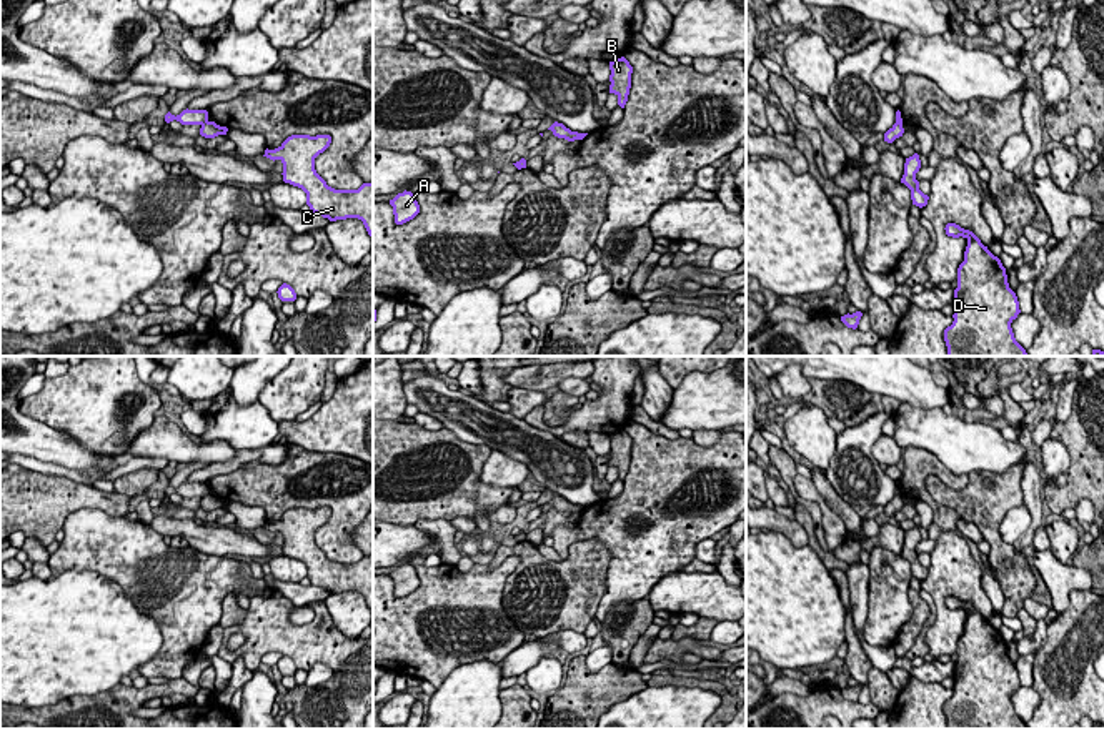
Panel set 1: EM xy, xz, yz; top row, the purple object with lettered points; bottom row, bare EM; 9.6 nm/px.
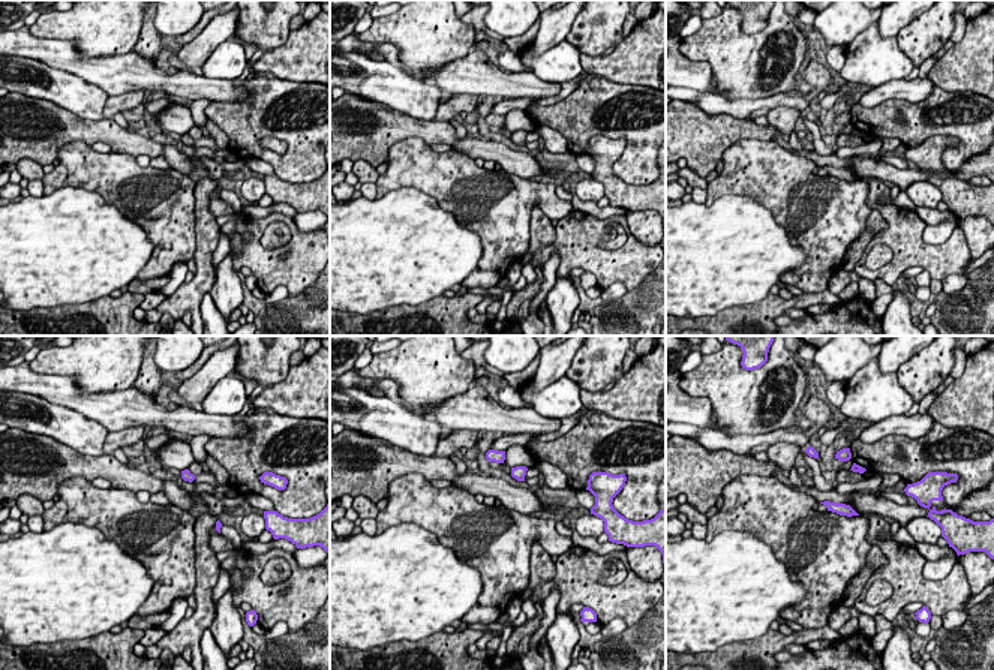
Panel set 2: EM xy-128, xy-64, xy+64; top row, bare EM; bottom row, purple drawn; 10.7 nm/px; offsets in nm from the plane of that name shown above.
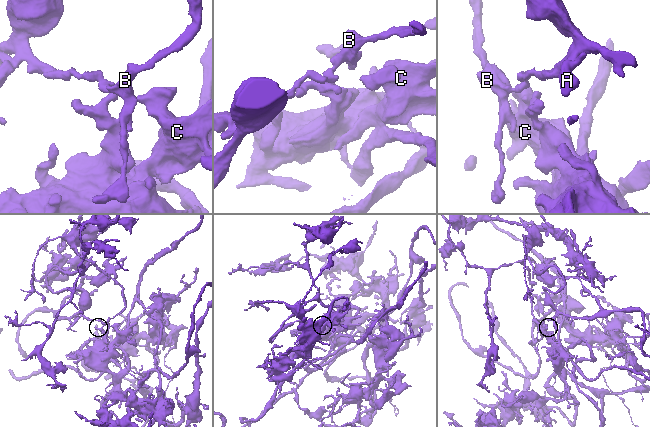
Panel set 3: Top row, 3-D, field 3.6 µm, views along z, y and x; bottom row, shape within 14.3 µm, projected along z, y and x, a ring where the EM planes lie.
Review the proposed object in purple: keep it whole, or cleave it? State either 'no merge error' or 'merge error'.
merge error

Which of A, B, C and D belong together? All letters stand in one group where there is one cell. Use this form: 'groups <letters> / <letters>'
groups A C D / B

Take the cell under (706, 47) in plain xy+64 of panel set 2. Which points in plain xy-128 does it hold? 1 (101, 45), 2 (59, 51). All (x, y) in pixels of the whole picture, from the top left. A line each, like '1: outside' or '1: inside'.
1: inside
2: outside

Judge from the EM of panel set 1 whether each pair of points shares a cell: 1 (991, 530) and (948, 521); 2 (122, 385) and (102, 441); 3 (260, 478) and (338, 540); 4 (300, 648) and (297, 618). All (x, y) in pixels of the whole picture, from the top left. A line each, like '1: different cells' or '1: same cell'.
1: different cells
2: same cell
3: same cell
4: different cells

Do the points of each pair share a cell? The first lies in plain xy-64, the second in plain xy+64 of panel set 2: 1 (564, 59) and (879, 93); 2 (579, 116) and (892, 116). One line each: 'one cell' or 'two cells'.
1: two cells
2: one cell

